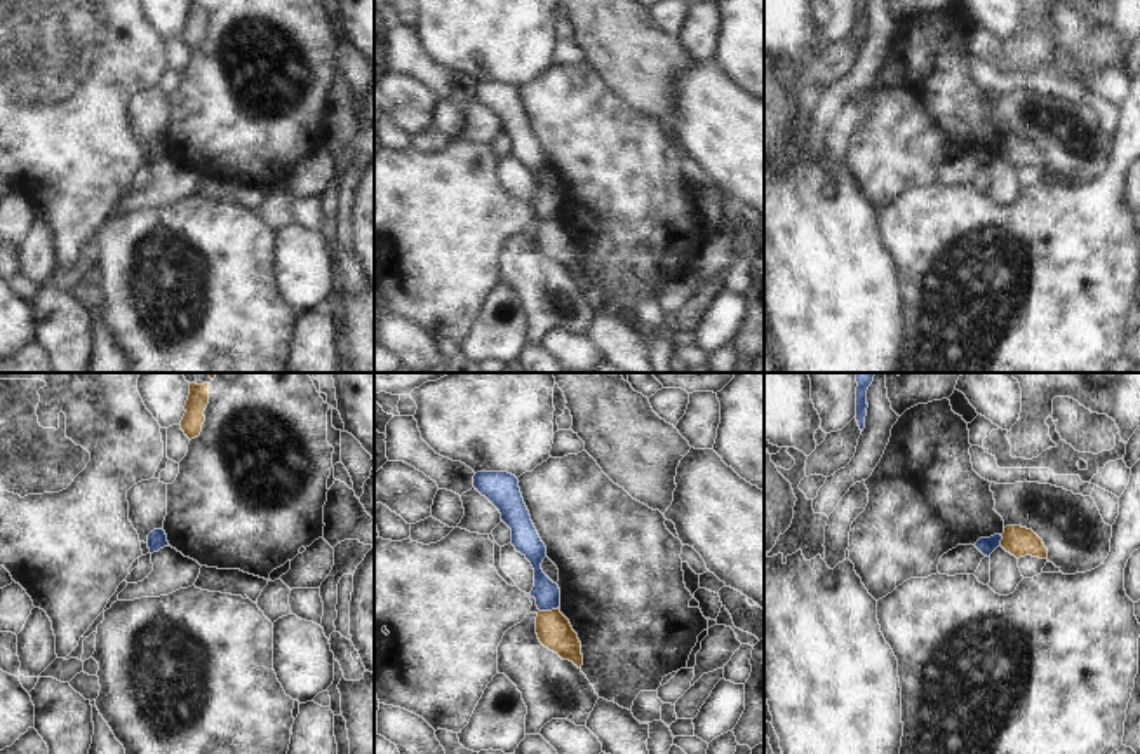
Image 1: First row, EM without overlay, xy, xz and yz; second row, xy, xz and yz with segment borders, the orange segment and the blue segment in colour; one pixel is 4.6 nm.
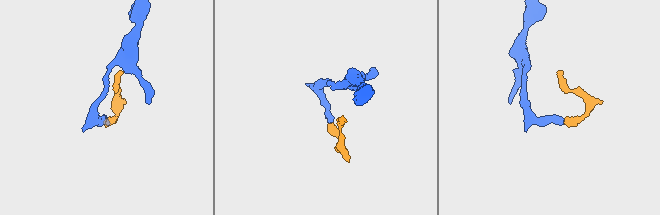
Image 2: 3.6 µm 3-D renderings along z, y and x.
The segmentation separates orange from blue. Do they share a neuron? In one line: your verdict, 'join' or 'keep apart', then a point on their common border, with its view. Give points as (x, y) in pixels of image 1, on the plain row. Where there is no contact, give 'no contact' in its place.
join | xz (549, 222)

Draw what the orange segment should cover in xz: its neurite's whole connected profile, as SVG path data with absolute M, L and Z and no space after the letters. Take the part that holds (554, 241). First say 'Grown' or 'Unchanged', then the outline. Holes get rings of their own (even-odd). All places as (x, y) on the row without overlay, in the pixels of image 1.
Grown. M477 82L473 98L486 106L501 124L501 131L512 139L512 155L534 179L531 207L536 209L536 244L540 252L562 270L583 275L581 252L569 230L560 223L560 199L541 179L547 157L541 151L529 120L524 113L519 89L508 82Z

